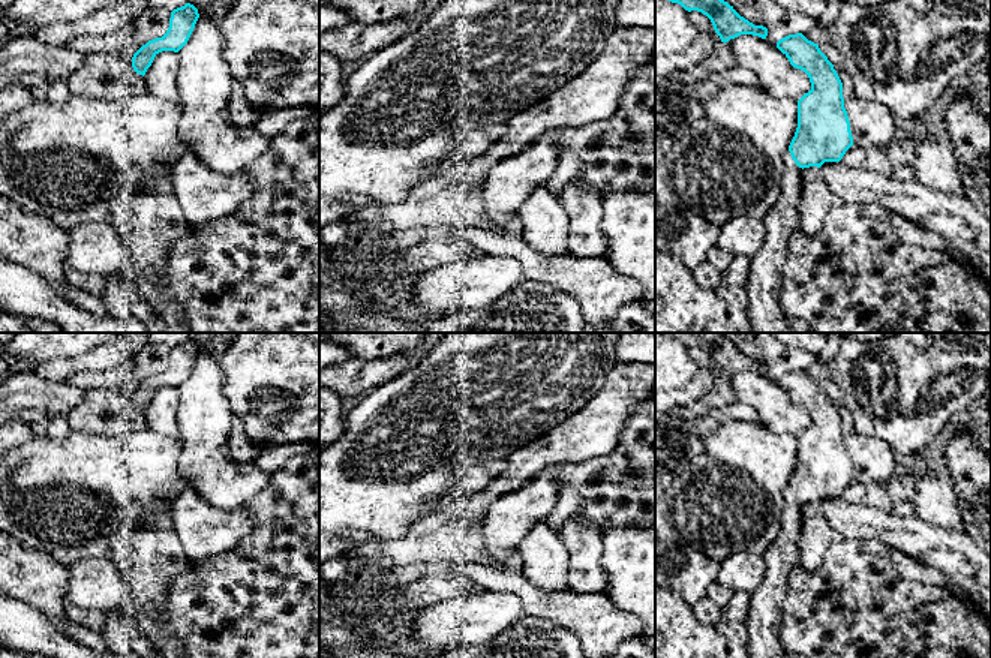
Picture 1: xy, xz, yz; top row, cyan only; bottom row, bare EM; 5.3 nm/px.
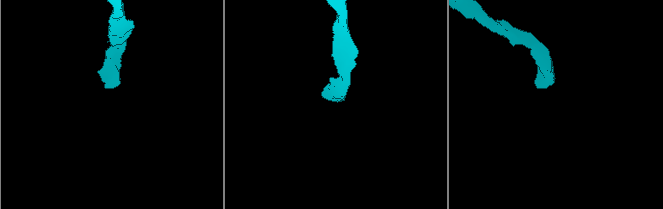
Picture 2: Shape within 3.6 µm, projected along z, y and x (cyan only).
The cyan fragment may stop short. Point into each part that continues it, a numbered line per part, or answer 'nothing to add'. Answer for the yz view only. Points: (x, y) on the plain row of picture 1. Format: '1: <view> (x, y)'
1: yz (763, 622)

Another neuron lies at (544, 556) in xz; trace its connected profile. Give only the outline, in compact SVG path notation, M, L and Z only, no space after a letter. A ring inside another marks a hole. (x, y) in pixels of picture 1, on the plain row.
M538 522L522 540L522 574L540 591L555 594L568 588L568 553L559 532Z

